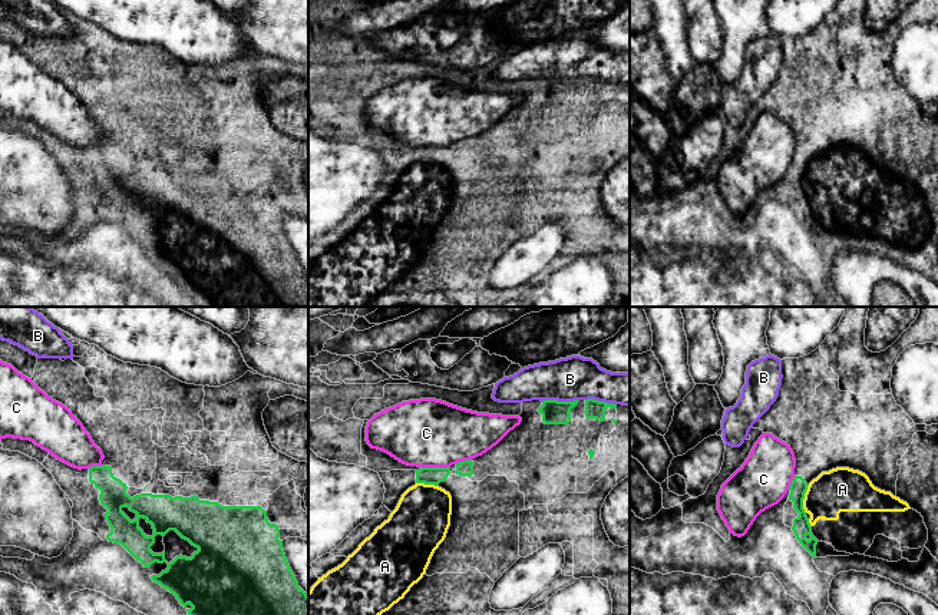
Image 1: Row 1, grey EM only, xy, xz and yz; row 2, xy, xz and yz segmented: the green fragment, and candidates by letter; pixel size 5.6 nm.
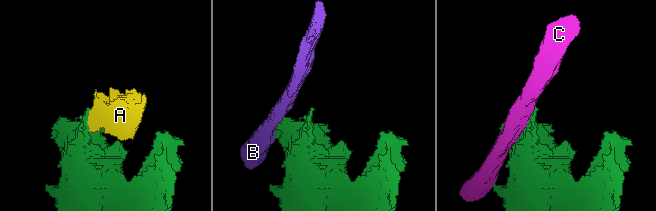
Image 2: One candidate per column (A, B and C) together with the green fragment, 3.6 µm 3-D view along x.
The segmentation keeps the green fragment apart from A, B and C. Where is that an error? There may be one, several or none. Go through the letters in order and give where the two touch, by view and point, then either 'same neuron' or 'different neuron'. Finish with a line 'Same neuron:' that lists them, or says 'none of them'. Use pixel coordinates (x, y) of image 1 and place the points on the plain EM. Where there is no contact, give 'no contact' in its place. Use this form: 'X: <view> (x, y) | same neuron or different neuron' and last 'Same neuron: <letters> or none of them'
A: yz (803, 177) | same neuron
B: xz (560, 80) | different neuron
C: xz (436, 146) | different neuron
Same neuron: A

